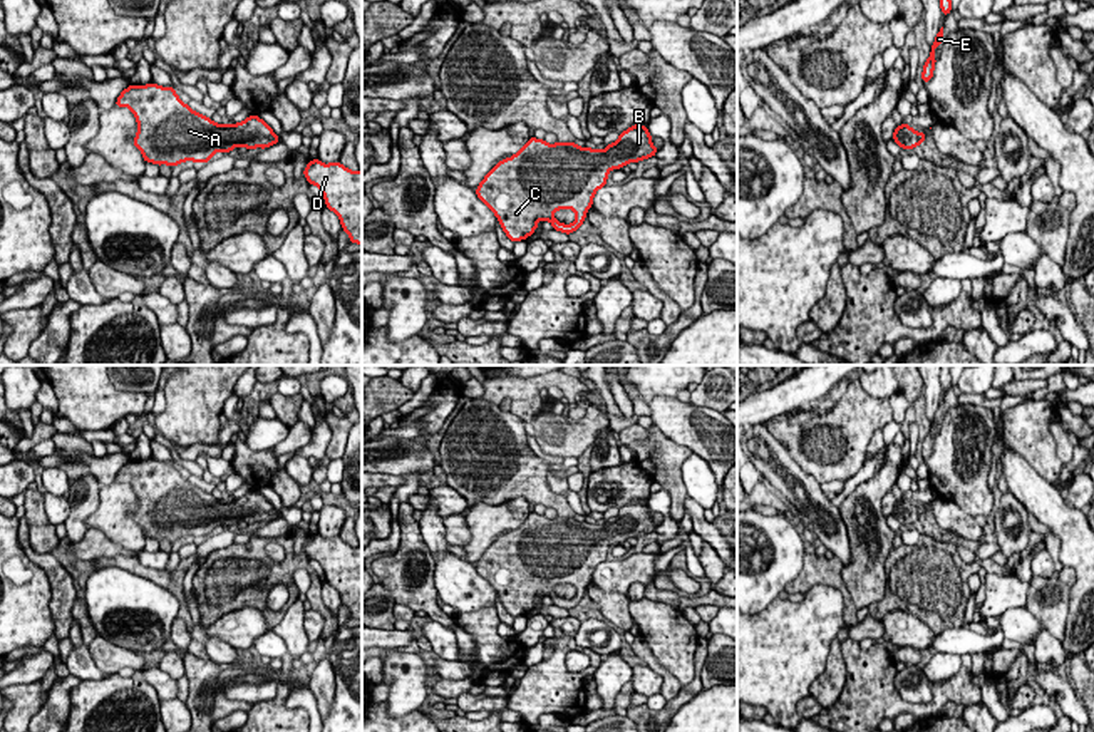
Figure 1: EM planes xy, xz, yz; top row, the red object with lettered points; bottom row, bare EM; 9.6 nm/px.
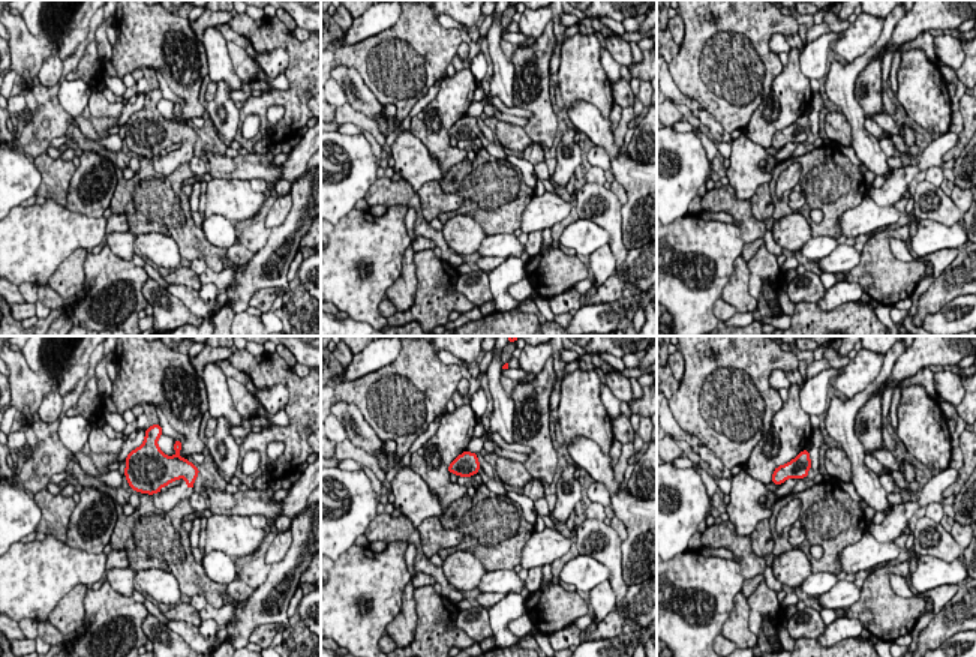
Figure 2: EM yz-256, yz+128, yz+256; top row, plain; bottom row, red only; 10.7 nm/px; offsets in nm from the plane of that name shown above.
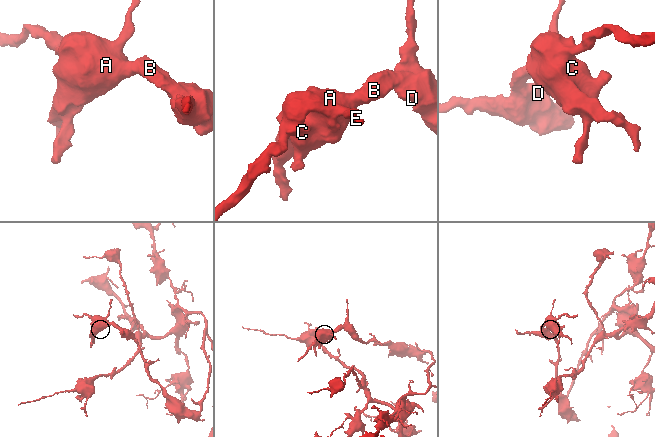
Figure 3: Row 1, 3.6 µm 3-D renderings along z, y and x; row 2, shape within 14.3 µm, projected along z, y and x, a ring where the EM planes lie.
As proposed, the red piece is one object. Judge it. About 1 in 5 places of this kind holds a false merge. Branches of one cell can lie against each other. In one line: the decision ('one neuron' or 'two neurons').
one neuron

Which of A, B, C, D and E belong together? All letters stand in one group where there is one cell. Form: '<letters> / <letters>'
A B C D E

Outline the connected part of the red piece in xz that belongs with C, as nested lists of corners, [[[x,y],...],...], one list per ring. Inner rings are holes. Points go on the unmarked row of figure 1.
[[[642,499],[620,508],[603,526],[529,513],[519,528],[499,536],[484,551],[476,570],[514,618],[531,611],[539,595],[571,610],[580,605],[612,544],[653,533],[657,526]],[[558,585],[573,585],[576,595],[571,600],[556,596],[553,588]]]

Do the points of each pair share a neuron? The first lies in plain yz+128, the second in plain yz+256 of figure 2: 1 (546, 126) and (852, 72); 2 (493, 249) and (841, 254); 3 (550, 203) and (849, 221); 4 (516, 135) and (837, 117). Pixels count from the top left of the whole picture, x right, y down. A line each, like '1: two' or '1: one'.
1: two
2: two
3: one
4: one

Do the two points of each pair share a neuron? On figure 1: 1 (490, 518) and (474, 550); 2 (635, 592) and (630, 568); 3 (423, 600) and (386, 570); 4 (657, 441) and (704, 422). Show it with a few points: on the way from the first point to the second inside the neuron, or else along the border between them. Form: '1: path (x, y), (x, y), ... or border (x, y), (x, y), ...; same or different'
1: path (486, 526), (479, 541); same
2: border (645, 585), (634, 583), (625, 593); different
3: path (414, 592), (407, 592), (394, 578); same
4: border (654, 424), (665, 436), (694, 453); different

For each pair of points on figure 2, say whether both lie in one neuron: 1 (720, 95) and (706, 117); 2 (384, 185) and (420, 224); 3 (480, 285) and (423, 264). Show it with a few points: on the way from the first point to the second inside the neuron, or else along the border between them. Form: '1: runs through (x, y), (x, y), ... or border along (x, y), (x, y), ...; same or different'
1: border along (703, 107), (729, 134); different
2: runs through (396, 192), (404, 194), (417, 207), (417, 212); same
3: border along (459, 275), (458, 290), (476, 306); different

